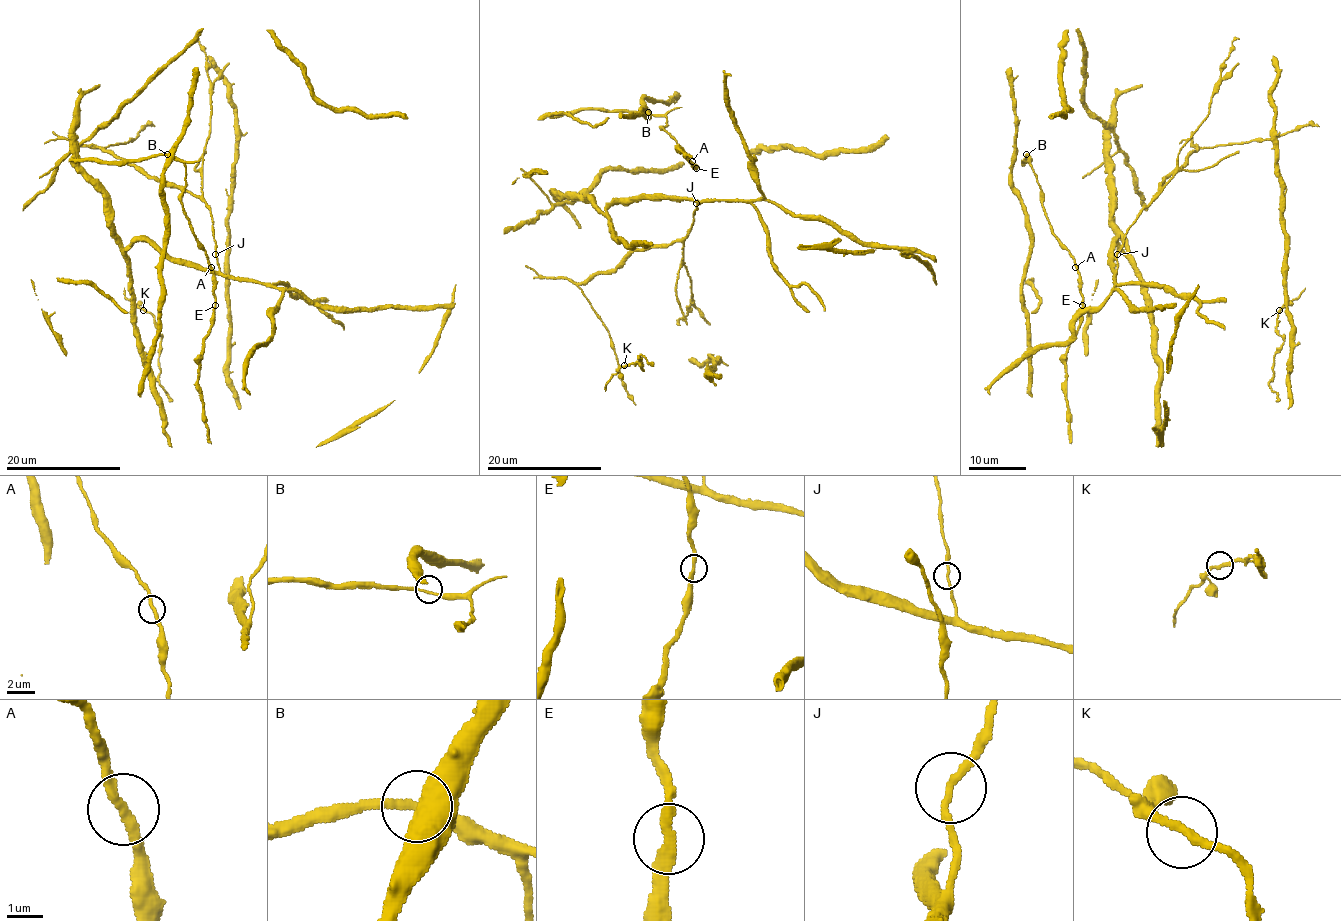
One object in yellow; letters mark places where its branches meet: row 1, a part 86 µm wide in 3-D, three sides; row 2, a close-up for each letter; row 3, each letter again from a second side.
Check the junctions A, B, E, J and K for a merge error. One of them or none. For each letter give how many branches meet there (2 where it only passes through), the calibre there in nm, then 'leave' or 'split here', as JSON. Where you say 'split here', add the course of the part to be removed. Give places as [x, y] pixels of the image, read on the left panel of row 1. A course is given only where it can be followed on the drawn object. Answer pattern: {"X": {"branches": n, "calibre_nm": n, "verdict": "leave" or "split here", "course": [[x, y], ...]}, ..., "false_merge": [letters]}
{"A": {"branches": 2, "calibre_nm": 240, "verdict": "leave"}, "B": {"branches": 2, "calibre_nm": 200, "verdict": "leave"}, "E": {"branches": 2, "calibre_nm": 280, "verdict": "leave"}, "J": {"branches": 2, "calibre_nm": 180, "verdict": "leave"}, "K": {"branches": 2, "calibre_nm": 240, "verdict": "leave"}, "false_merge": []}

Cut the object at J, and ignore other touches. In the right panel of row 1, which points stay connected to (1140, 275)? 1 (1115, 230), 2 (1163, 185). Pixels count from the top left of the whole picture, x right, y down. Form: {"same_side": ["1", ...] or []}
{"same_side": ["1"]}

